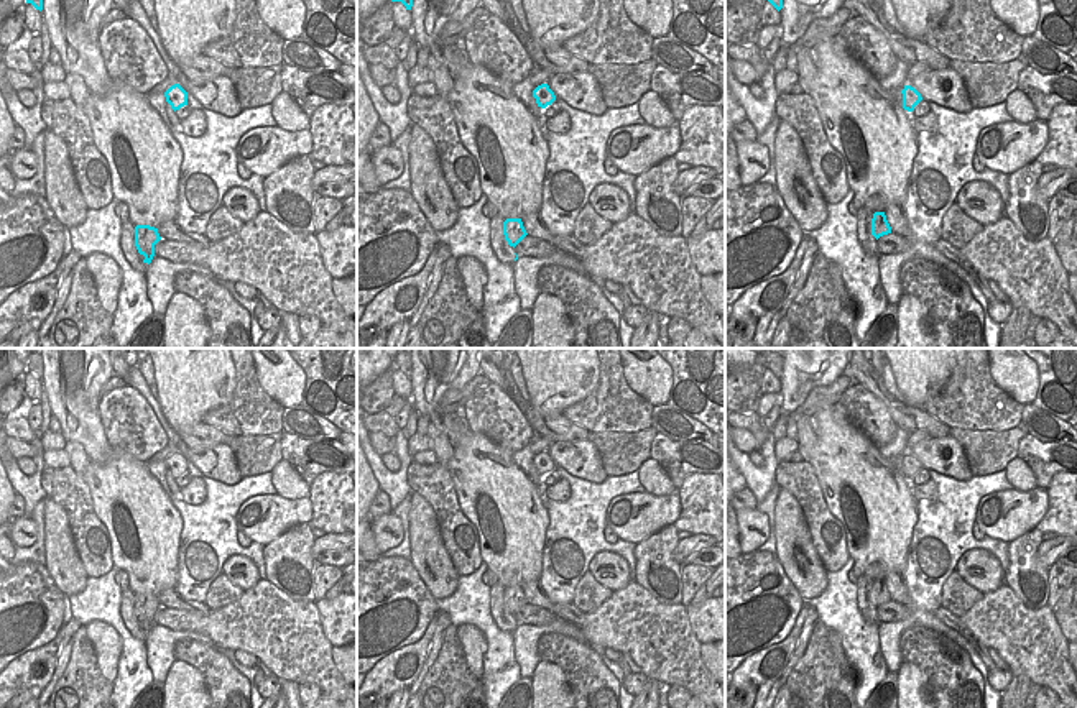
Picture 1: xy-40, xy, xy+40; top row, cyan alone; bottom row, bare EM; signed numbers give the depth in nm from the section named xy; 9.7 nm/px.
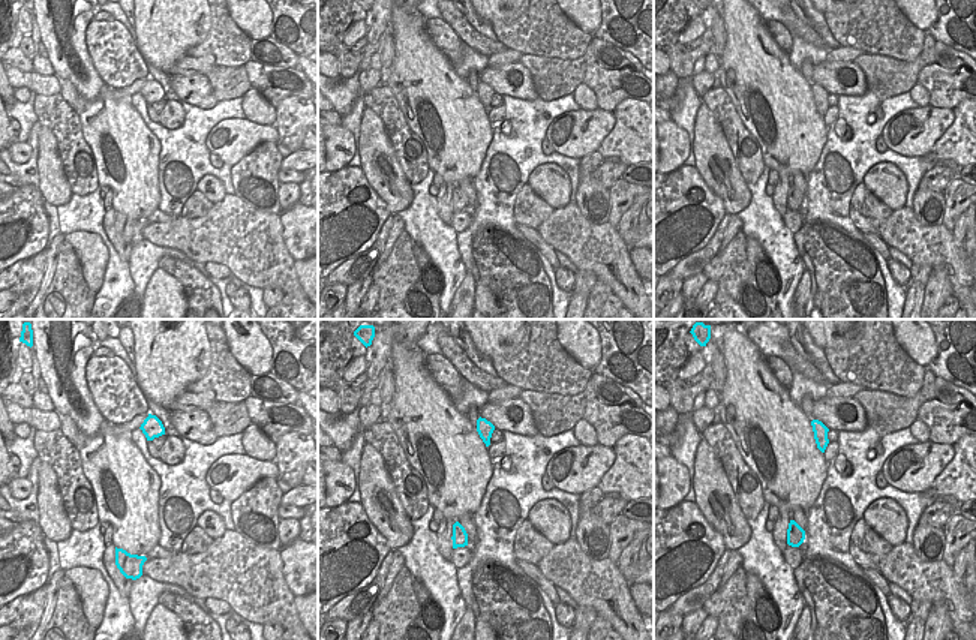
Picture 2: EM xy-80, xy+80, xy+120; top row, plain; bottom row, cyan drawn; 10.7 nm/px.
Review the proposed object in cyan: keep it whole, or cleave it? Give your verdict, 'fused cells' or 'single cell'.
fused cells

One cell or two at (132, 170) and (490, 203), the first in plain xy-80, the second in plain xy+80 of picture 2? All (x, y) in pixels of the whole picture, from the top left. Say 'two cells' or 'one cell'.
two cells

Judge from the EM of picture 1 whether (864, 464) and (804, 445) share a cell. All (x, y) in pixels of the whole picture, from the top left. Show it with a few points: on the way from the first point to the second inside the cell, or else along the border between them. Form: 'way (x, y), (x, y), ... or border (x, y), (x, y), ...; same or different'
border (811, 418), (816, 445), (808, 460); different

